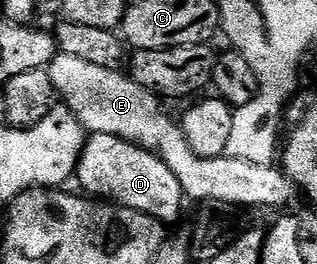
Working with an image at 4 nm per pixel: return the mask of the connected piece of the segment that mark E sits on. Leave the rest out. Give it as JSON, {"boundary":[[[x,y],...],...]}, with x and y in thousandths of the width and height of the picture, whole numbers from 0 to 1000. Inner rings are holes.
{"boundary":[[[180,201],[145,258],[180,360],[281,496],[347,508],[401,538],[451,545],[502,583],[562,667],[568,705],[596,754],[631,765],[700,758],[735,788],[757,780],[896,780],[940,708],[893,640],[858,621],[801,621],[748,598],[628,598],[587,545],[577,489],[517,420],[521,390],[495,360],[438,326],[416,292],[379,265],[309,258],[246,212]]]}

